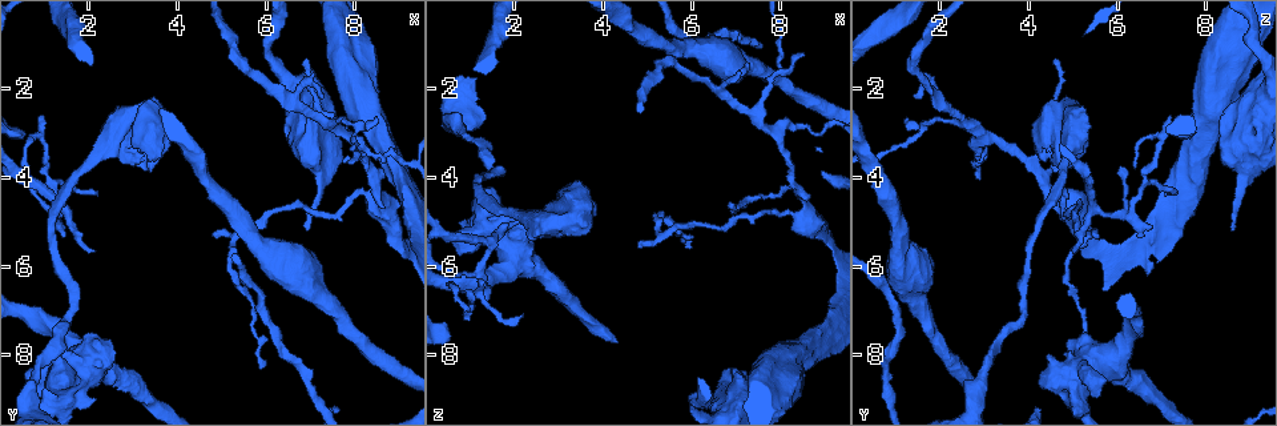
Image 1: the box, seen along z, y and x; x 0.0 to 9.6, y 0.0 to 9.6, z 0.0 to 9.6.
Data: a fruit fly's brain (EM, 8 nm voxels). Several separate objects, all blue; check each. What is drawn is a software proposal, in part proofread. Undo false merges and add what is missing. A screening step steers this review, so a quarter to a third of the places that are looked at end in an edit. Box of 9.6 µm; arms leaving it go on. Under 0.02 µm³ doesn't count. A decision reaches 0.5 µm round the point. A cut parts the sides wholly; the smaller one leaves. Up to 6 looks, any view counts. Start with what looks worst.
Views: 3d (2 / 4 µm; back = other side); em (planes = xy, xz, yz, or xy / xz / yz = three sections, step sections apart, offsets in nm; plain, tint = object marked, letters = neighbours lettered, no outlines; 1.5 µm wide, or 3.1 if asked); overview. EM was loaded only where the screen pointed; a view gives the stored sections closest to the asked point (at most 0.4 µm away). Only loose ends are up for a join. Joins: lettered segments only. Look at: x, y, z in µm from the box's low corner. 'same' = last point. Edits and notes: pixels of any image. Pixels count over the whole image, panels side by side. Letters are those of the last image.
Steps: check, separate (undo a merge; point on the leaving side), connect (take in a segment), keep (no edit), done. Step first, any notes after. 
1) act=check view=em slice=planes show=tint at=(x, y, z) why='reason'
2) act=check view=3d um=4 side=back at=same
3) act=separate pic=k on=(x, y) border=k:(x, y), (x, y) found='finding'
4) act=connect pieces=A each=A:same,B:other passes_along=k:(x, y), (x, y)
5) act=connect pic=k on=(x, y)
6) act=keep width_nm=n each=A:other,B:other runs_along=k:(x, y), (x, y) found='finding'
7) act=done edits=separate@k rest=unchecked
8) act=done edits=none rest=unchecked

act=check view=em slice=planes show=letters at=(7.00, 5.20, 8.60) why='thin end'

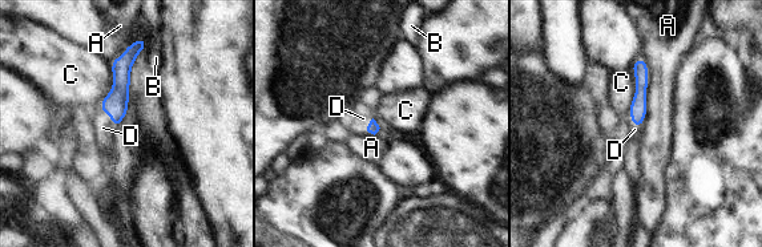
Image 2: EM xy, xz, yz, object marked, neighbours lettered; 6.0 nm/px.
act=connect pieces=D each=A:other,B:other,C:other,D:same passes_along=2:(637, 110), (632, 125), (634, 129) found='the cell continues'

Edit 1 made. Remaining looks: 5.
act=check view=overview

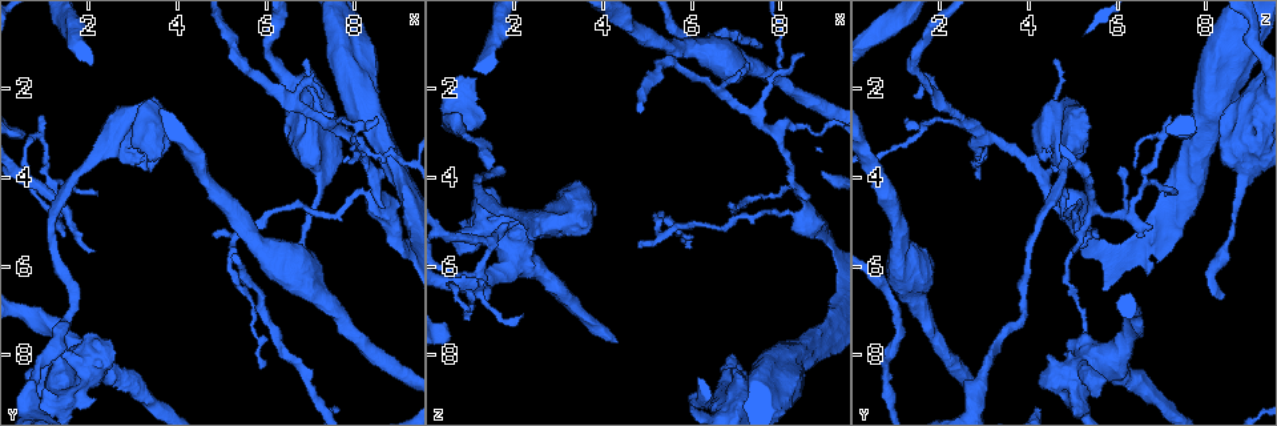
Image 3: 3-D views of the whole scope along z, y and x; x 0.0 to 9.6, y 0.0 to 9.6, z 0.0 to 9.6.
act=check view=em slice=yz step=4 show=tint at=(0.95, 3.15, 6.95) why='sharp bend'

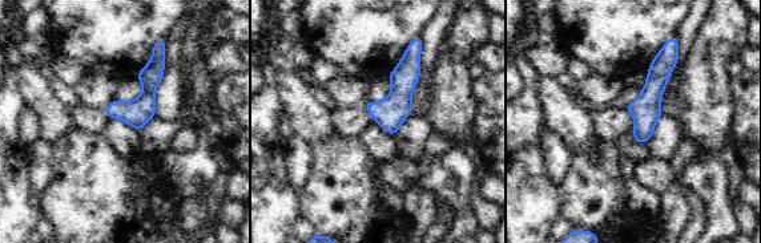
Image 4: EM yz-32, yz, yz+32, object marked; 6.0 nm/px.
act=check view=em slice=planes show=letters at=same

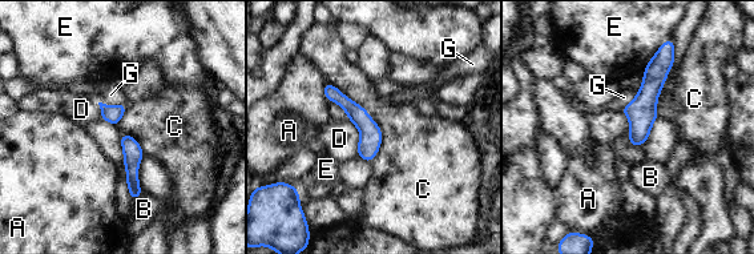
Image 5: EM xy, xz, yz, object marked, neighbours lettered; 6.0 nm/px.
act=keep each=A:other,B:other,C:other,D:other,E:other,G:other runs_along=5:(670, 60), (652, 81), (636, 142) found='one cell here'

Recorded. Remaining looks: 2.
act=check view=3d um=4 at=(8.35, 3.70, 4.15) why='arms part here'

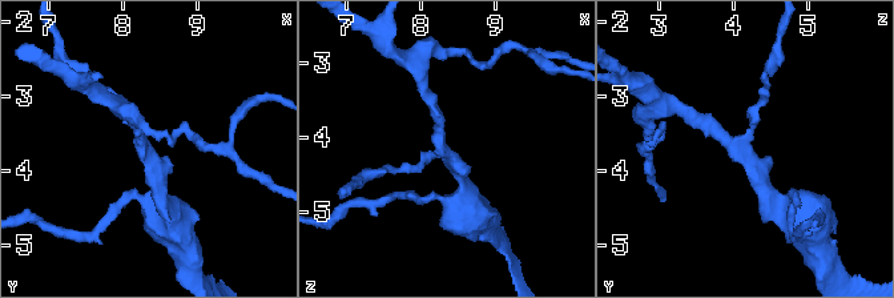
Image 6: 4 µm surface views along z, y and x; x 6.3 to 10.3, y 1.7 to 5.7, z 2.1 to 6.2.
act=check view=em slice=planes show=letters at=(8.35, 3.80, 4.20) arms=3 why='need the tissue'

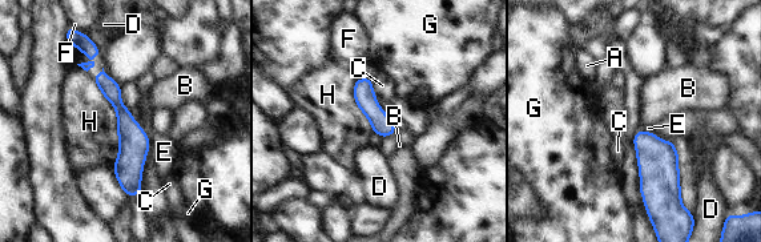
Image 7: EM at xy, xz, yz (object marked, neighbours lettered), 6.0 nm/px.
act=keep each=A:other,B:other,C:other,D:other,E:other,F:other,G:other,H:other runs_along=7:(103, 75), (131, 134), (136, 192) found='continuous, no second cell'

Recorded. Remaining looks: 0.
act=done edits=connect@2 rest=unchecked

